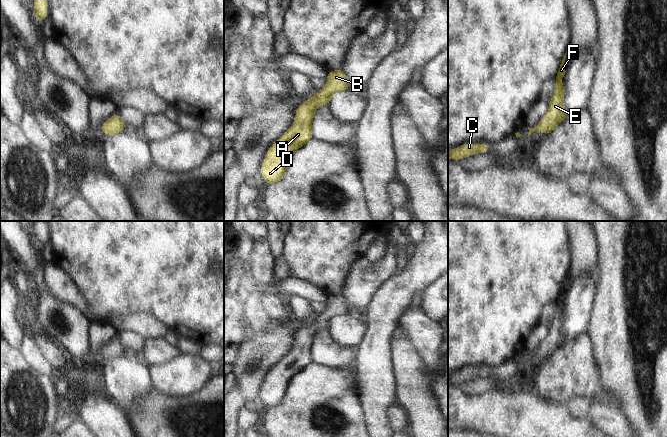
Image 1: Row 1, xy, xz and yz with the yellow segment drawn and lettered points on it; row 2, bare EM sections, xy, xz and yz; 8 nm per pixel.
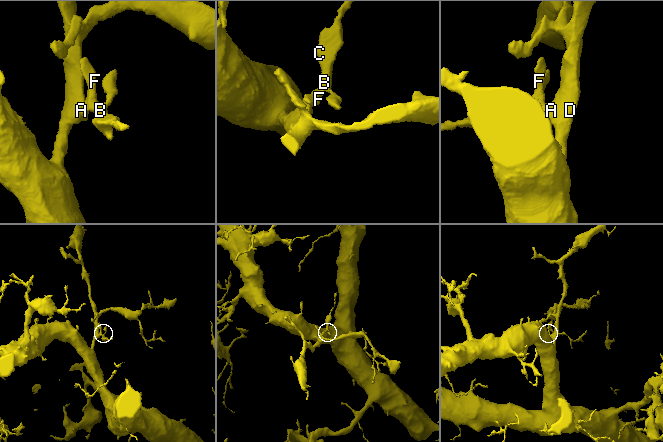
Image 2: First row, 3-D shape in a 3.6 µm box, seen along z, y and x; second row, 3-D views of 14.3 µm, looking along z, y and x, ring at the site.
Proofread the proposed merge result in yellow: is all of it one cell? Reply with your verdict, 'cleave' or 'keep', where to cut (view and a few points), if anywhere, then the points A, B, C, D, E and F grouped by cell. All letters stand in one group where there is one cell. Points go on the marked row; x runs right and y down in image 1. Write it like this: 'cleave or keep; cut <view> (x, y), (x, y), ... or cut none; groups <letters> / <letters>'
keep; cut none; groups A B C D E F

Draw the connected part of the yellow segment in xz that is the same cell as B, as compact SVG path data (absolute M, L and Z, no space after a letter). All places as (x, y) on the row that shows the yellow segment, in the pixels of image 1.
M343 69L329 71L326 78L326 86L298 106L293 125L268 149L261 165L261 175L266 184L282 180L292 155L313 139L312 121L317 108L330 104L334 92L351 88Z

